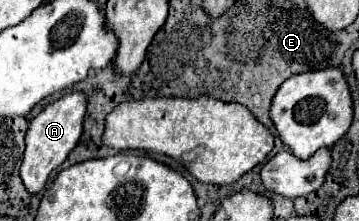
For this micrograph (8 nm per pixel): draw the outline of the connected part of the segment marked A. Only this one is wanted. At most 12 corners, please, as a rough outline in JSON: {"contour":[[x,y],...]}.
{"contour":[[72,92],[30,120],[20,168],[44,188],[82,134],[86,96]]}

